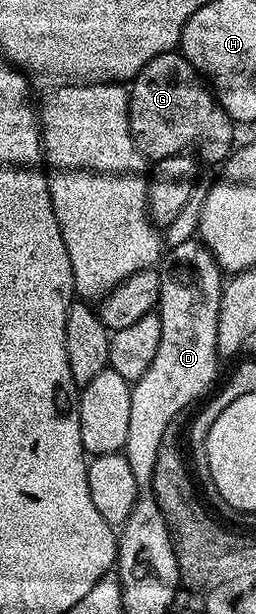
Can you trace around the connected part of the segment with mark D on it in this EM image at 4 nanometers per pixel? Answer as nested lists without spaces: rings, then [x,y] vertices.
[[[192,238],[178,243],[173,250],[171,247],[163,255],[159,267],[158,307],[162,340],[158,340],[158,352],[154,352],[150,368],[146,368],[143,376],[131,383],[130,429],[126,431],[122,452],[126,460],[130,460],[130,469],[141,488],[151,487],[158,448],[166,432],[173,429],[172,421],[176,414],[182,413],[191,402],[199,403],[213,389],[212,381],[216,378],[218,312],[226,278],[207,246]]]

